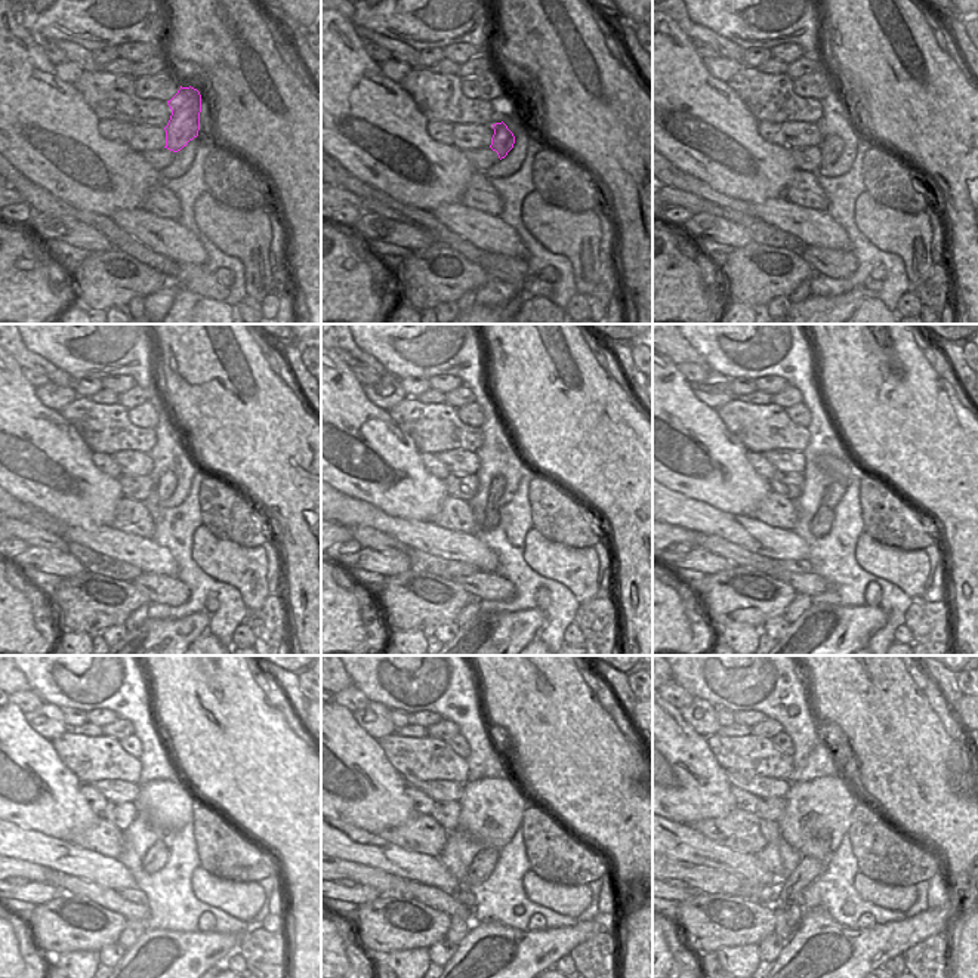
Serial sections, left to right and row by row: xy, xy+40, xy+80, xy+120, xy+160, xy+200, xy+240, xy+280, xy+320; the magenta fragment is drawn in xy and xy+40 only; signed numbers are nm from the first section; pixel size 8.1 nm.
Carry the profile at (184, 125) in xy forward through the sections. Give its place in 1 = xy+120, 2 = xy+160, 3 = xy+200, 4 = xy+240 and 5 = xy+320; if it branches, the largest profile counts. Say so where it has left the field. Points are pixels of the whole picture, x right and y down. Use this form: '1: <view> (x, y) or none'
1: xy+120 (167, 481)
2: xy+160 (497, 486)
3: xy+200 (820, 525)
4: xy+240 (157, 855)
5: xy+320 (790, 891)

